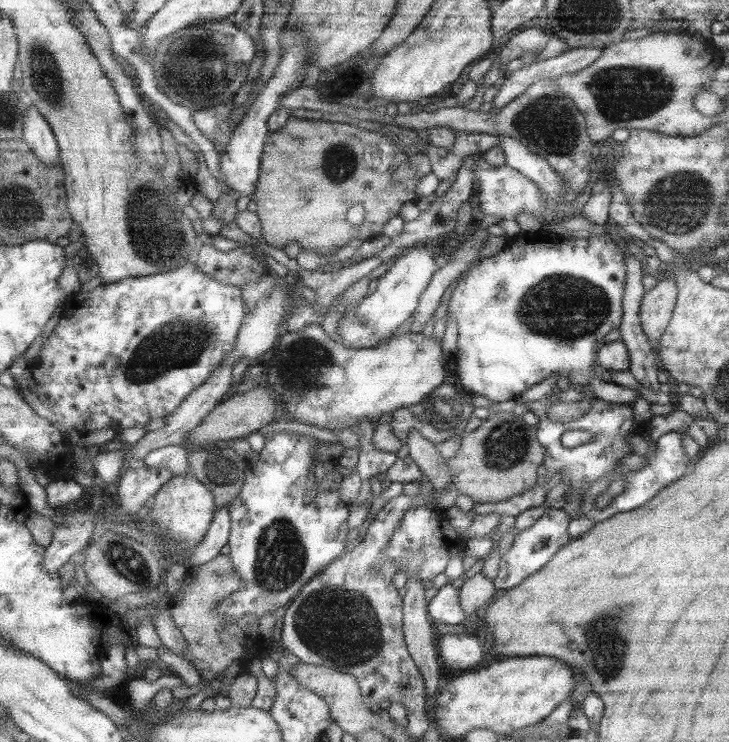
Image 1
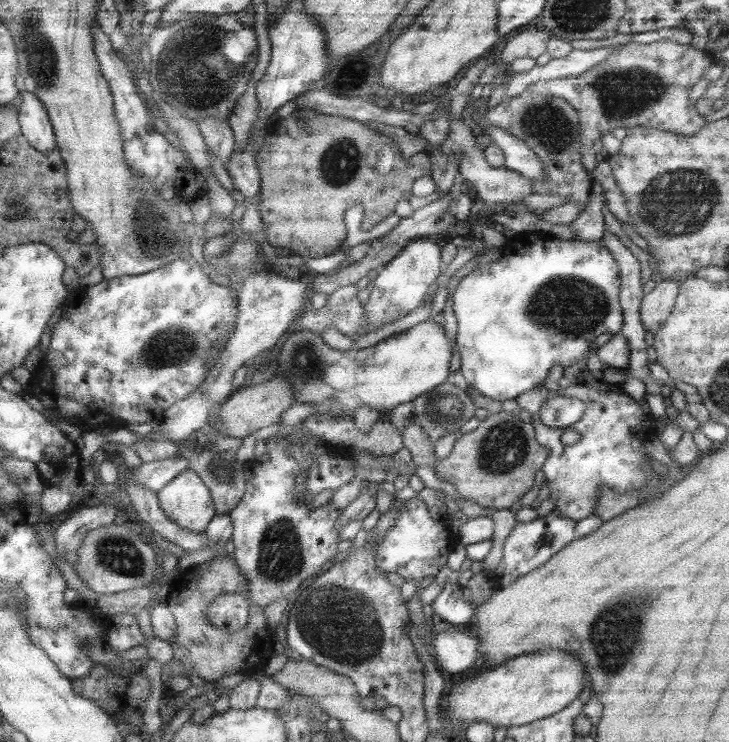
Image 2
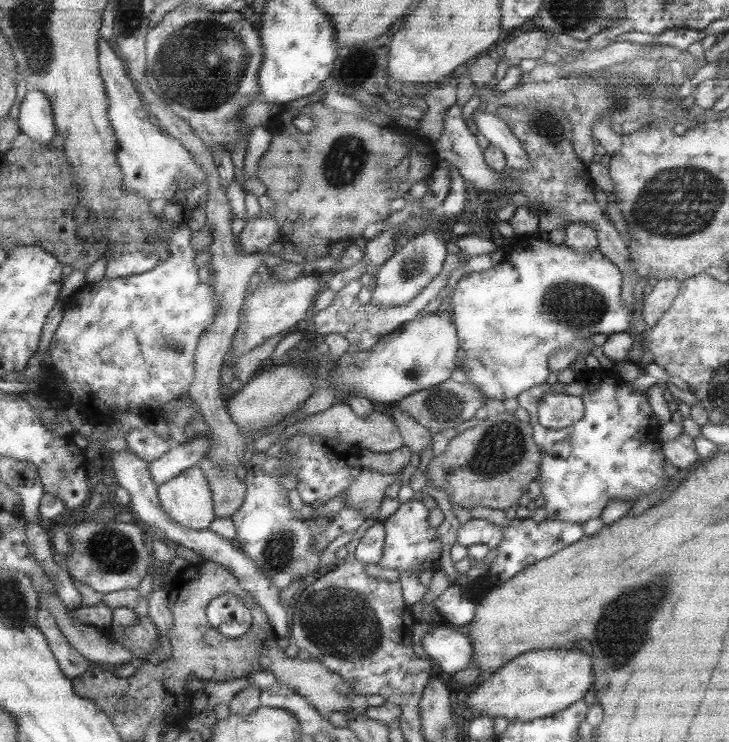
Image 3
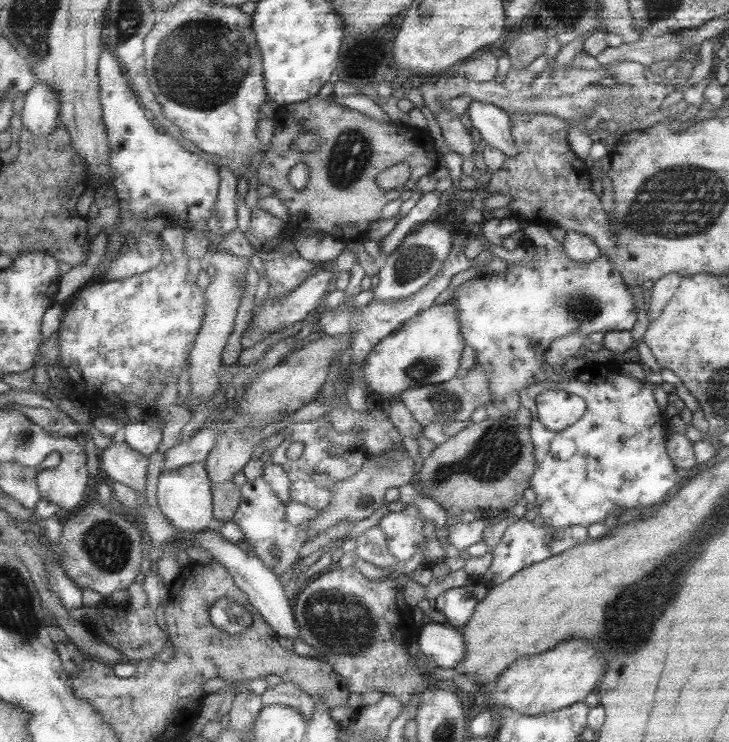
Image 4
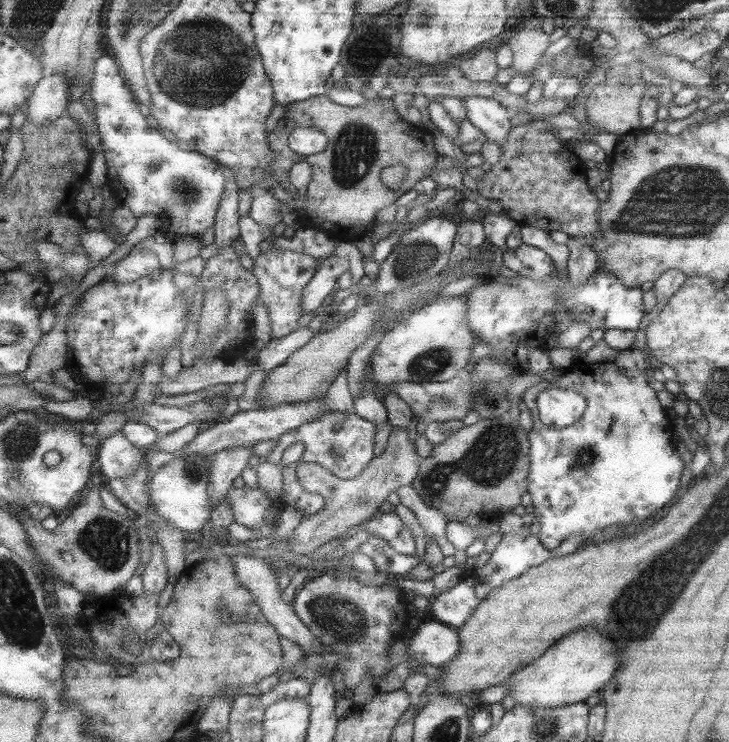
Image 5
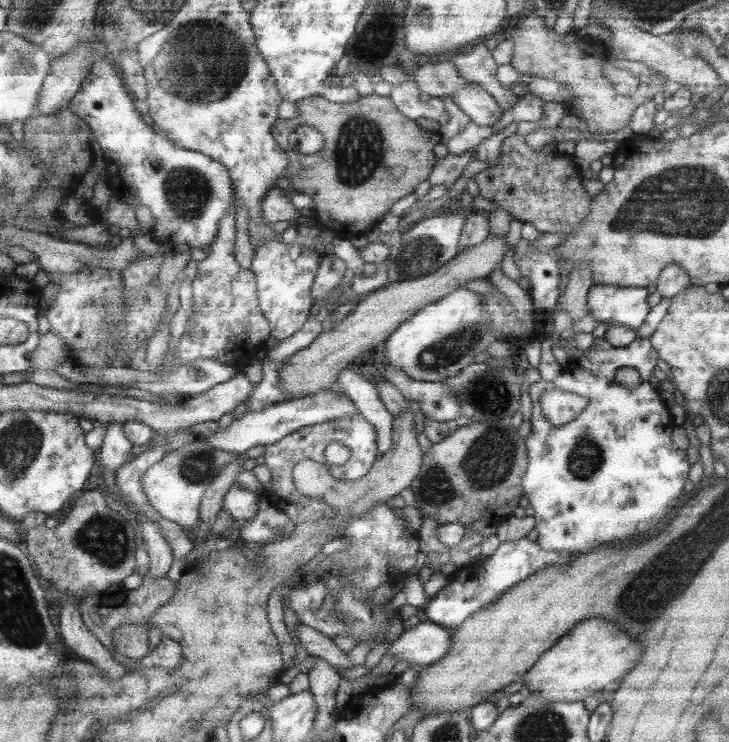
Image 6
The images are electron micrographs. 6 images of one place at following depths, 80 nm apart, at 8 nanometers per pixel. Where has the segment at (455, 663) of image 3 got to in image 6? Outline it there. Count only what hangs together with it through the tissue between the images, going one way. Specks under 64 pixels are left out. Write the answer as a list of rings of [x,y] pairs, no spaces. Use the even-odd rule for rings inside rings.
[[[426,619],[405,630],[386,653],[423,668],[441,660],[453,646],[452,630]]]

